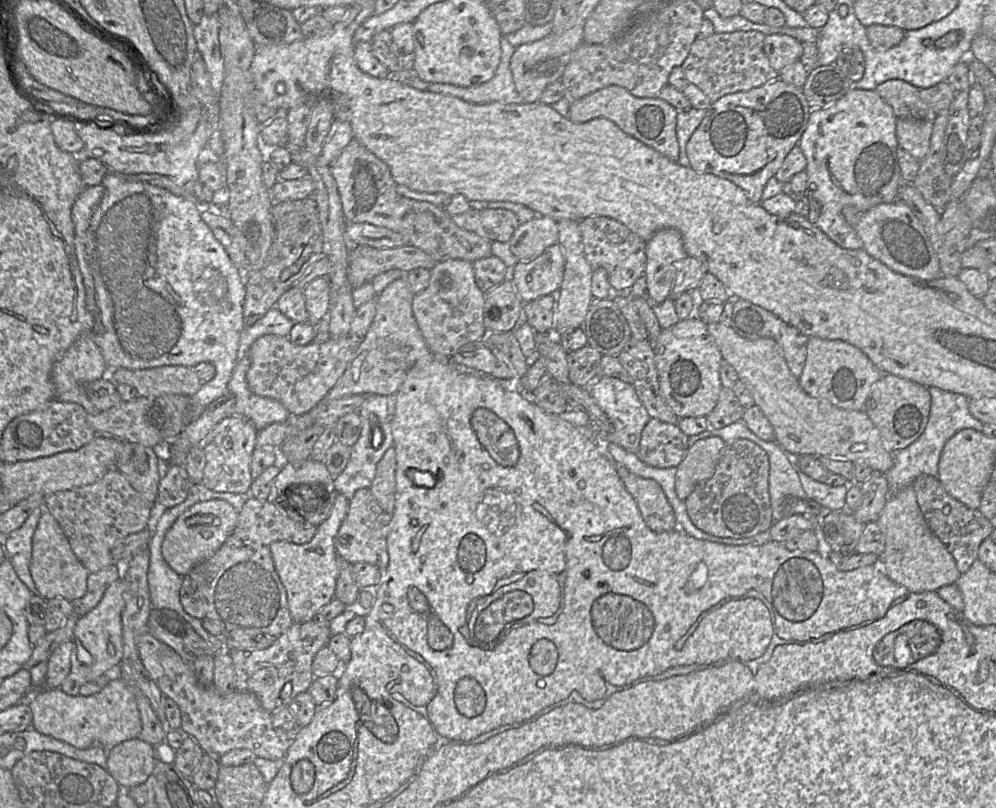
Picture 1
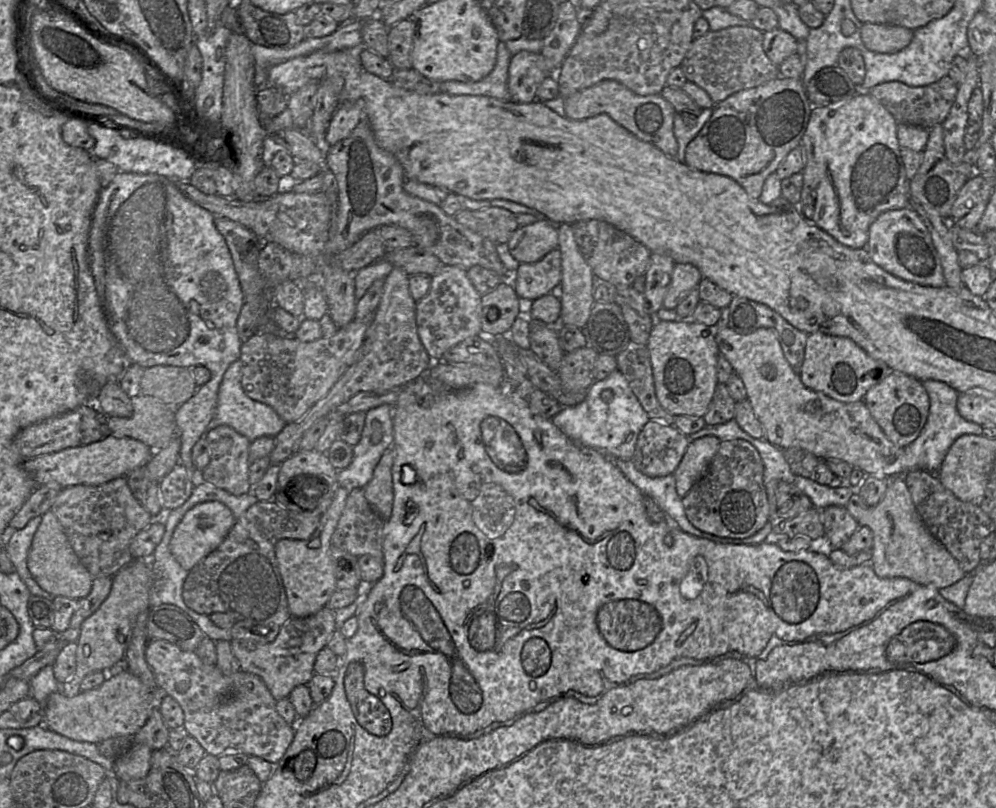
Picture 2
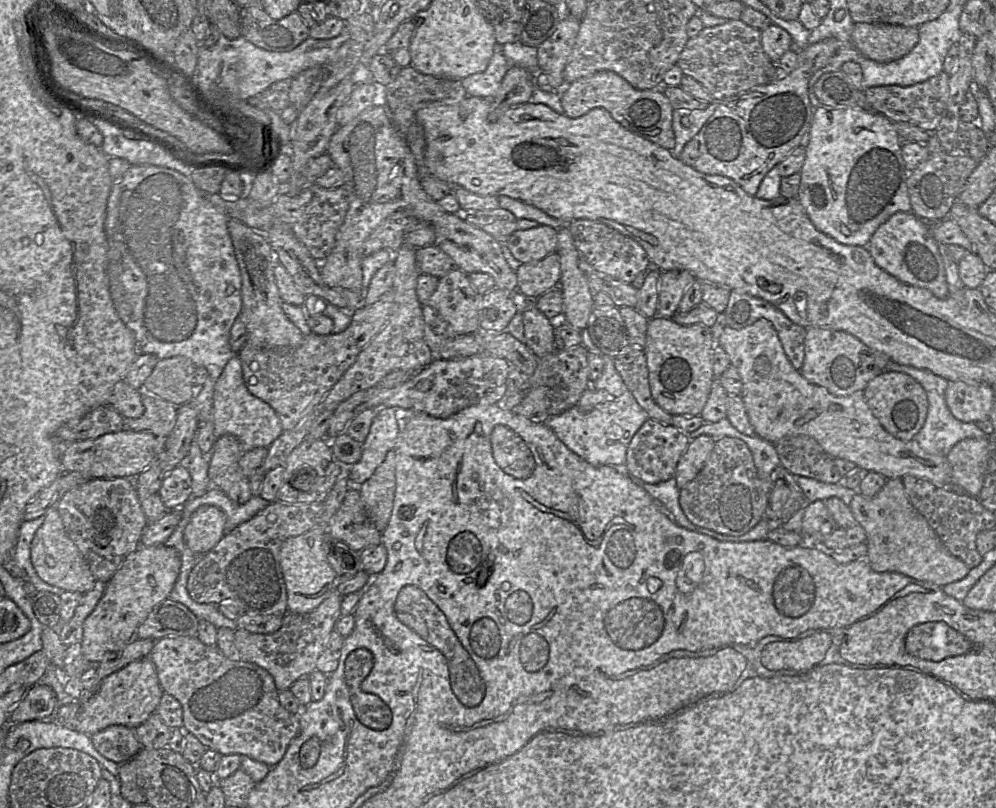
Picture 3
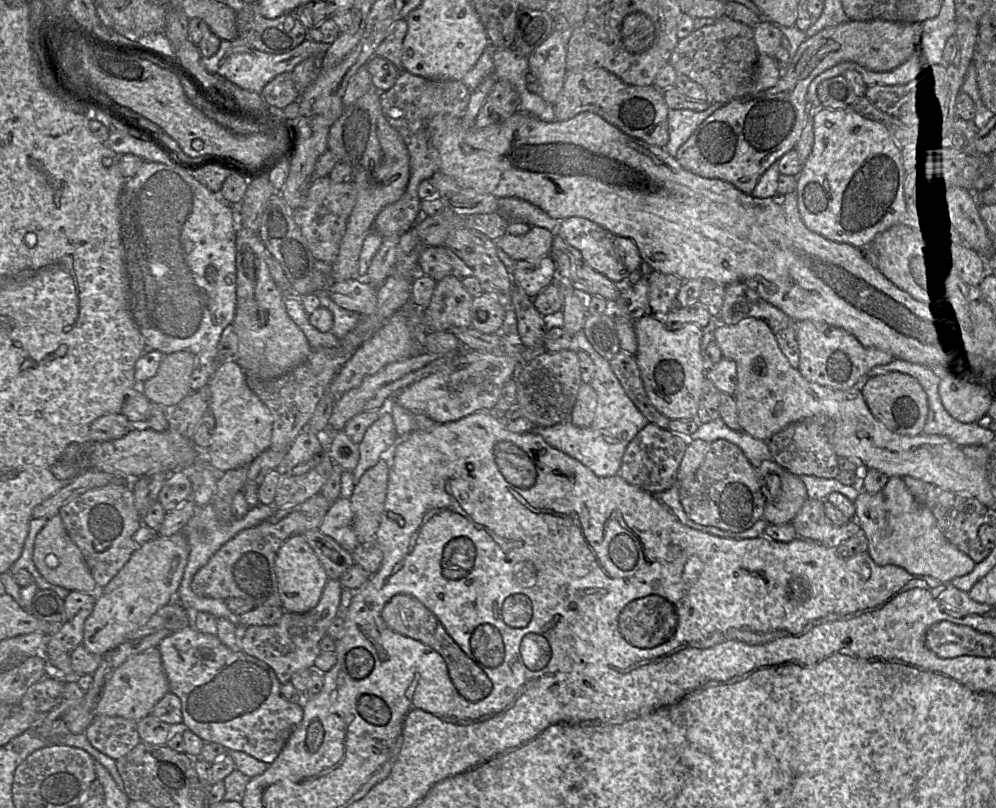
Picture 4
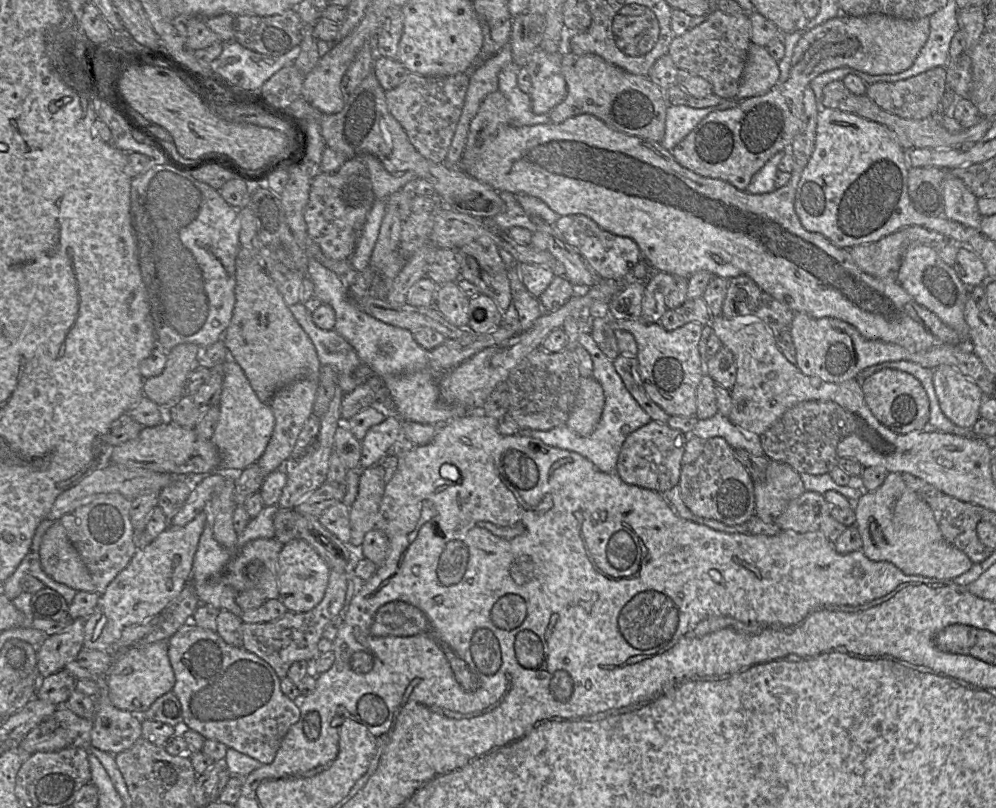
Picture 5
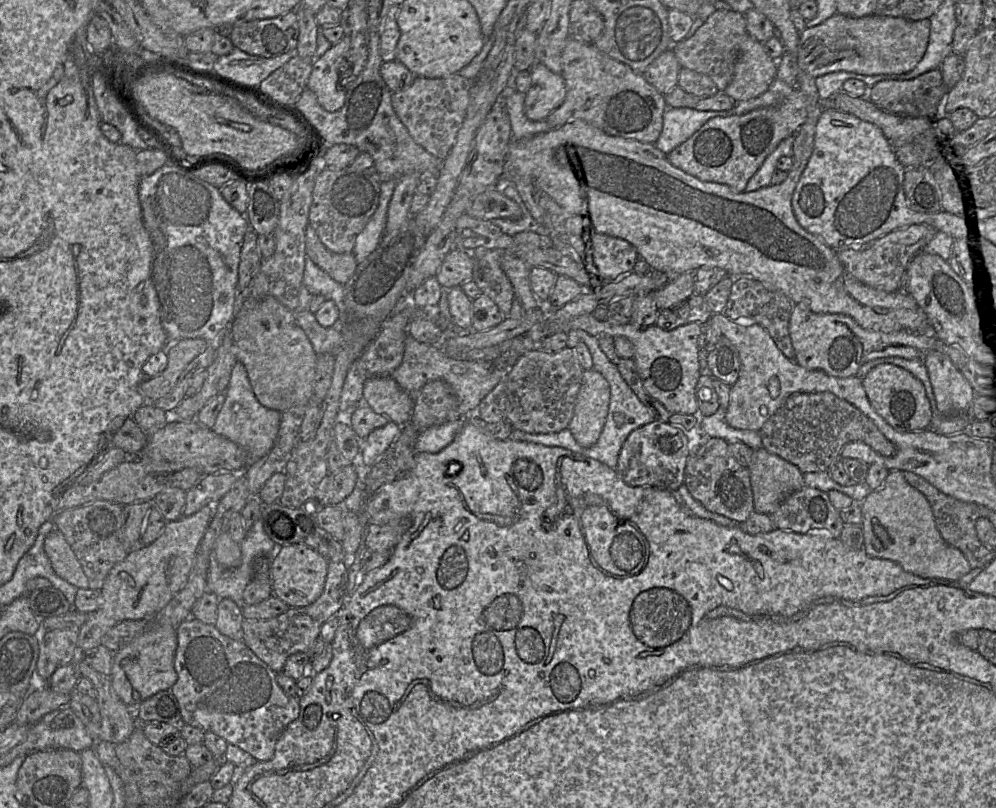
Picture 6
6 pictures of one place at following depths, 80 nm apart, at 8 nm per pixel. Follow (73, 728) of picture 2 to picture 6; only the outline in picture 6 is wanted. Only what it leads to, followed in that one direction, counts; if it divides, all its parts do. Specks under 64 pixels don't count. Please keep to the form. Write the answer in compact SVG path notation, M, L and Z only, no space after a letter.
M150 625L131 642L113 653L110 674L112 687L127 706L135 709L142 701L174 685L177 680L174 667L176 648L176 628Z

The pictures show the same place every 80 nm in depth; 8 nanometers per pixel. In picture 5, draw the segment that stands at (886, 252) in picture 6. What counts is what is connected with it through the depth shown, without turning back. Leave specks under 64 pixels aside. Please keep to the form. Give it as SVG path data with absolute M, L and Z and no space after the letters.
M908 226L872 243L850 248L849 254L863 272L883 280L896 280L901 260L910 246L926 245L938 249L948 240L942 234L921 226Z

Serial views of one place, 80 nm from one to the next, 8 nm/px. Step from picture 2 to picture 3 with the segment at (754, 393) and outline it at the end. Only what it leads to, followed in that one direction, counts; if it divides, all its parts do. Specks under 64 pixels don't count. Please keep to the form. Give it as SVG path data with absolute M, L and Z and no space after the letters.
M759 319L743 329L726 327L721 332L717 345L726 353L742 381L740 397L743 400L754 434L775 445L789 436L806 435L815 440L823 452L832 459L845 459L866 472L876 472L886 479L915 476L932 484L948 488L952 486L951 468L947 456L939 456L923 450L915 439L902 441L888 433L869 409L862 391L847 396L837 396L826 388L806 380L787 358L772 324Z

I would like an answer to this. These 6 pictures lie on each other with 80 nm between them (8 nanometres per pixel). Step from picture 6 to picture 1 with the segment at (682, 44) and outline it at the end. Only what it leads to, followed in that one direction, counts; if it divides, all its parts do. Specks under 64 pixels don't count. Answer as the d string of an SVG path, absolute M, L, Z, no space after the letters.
M759 31L714 33L697 37L681 67L687 81L696 85L711 102L739 91L748 91L778 78L764 52L765 35Z

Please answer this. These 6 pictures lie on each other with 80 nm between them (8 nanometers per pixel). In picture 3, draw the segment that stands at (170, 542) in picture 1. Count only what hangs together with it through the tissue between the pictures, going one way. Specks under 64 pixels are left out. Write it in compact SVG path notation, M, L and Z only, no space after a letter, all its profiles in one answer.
M202 505L184 530L184 542L192 552L203 556L224 537L225 524L226 516L221 509Z

